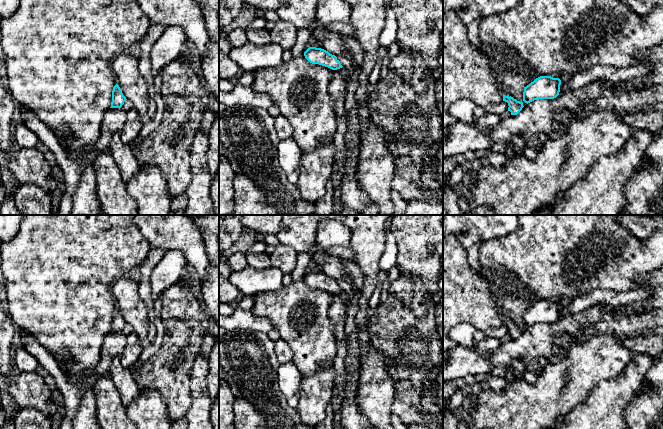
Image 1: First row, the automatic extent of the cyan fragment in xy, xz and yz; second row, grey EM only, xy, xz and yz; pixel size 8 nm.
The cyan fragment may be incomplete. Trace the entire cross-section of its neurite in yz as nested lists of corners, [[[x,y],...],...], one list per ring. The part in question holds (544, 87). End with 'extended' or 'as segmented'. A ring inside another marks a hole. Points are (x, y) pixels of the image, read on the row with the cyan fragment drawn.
[[[540,76],[524,88],[523,101],[530,103],[539,99],[554,99],[559,95],[561,80],[551,76]]]; as segmented

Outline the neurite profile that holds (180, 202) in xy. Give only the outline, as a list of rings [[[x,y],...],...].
[[[183,193],[172,199],[170,209],[171,211],[185,210],[186,206],[187,206],[187,196],[185,193]]]

